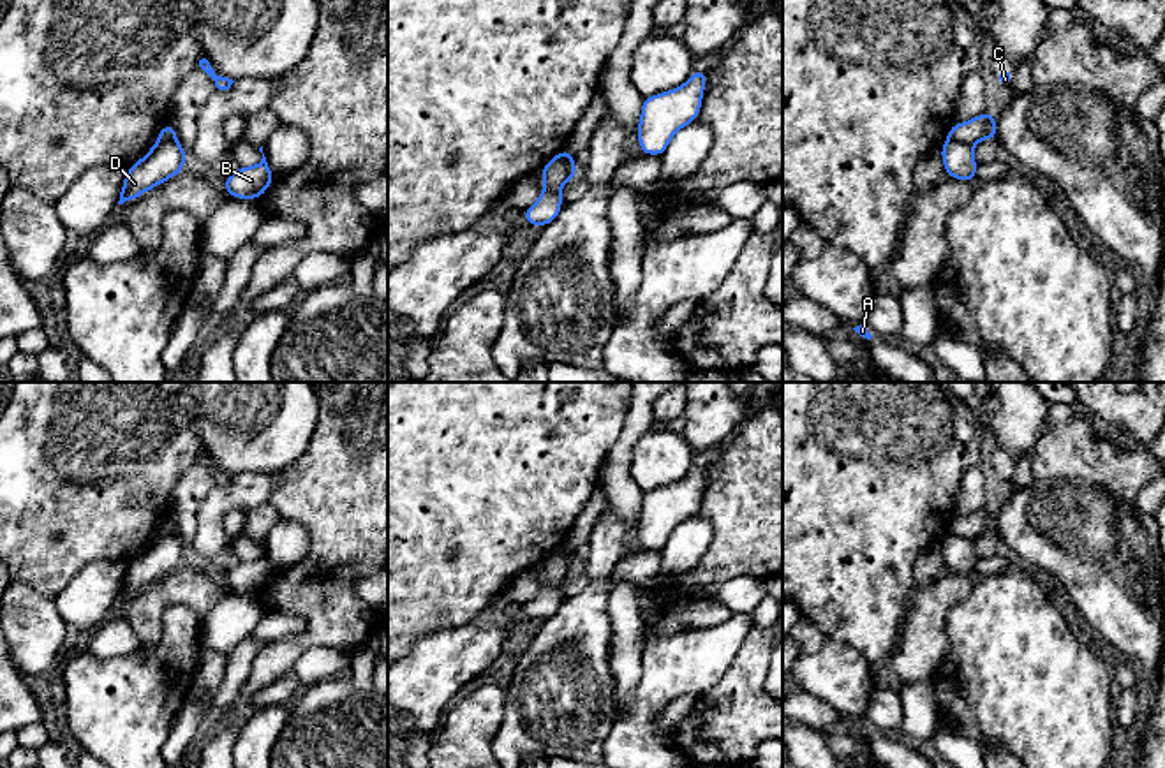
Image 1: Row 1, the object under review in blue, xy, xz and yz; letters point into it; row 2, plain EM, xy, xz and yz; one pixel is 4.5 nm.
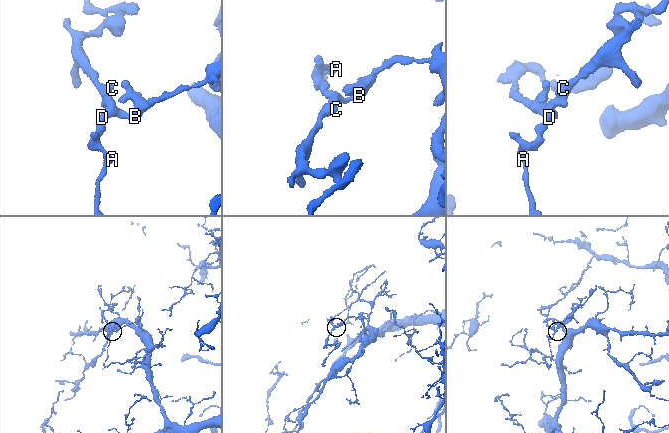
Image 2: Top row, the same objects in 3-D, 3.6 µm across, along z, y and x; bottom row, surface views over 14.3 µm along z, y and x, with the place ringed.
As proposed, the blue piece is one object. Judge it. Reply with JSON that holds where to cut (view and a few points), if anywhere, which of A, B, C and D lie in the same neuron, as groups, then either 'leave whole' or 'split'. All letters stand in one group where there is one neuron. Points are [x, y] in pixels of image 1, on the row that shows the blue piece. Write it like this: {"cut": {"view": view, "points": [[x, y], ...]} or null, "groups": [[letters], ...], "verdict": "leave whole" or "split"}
{"cut": {"view": "xz", "points": [[550, 161], [563, 159], [575, 175]]}, "groups": [["A", "B", "D"], ["C"]], "verdict": "split"}

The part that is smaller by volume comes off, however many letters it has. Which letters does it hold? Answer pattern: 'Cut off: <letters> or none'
Cut off: C

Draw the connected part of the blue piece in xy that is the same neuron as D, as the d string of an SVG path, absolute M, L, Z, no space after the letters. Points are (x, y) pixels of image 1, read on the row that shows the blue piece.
M178 139L157 141L141 160L127 169L118 204L134 201L150 188L182 173L187 157Z

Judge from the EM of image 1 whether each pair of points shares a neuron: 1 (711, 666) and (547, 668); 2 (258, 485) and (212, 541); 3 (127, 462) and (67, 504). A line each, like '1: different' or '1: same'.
1: different
2: same
3: same

